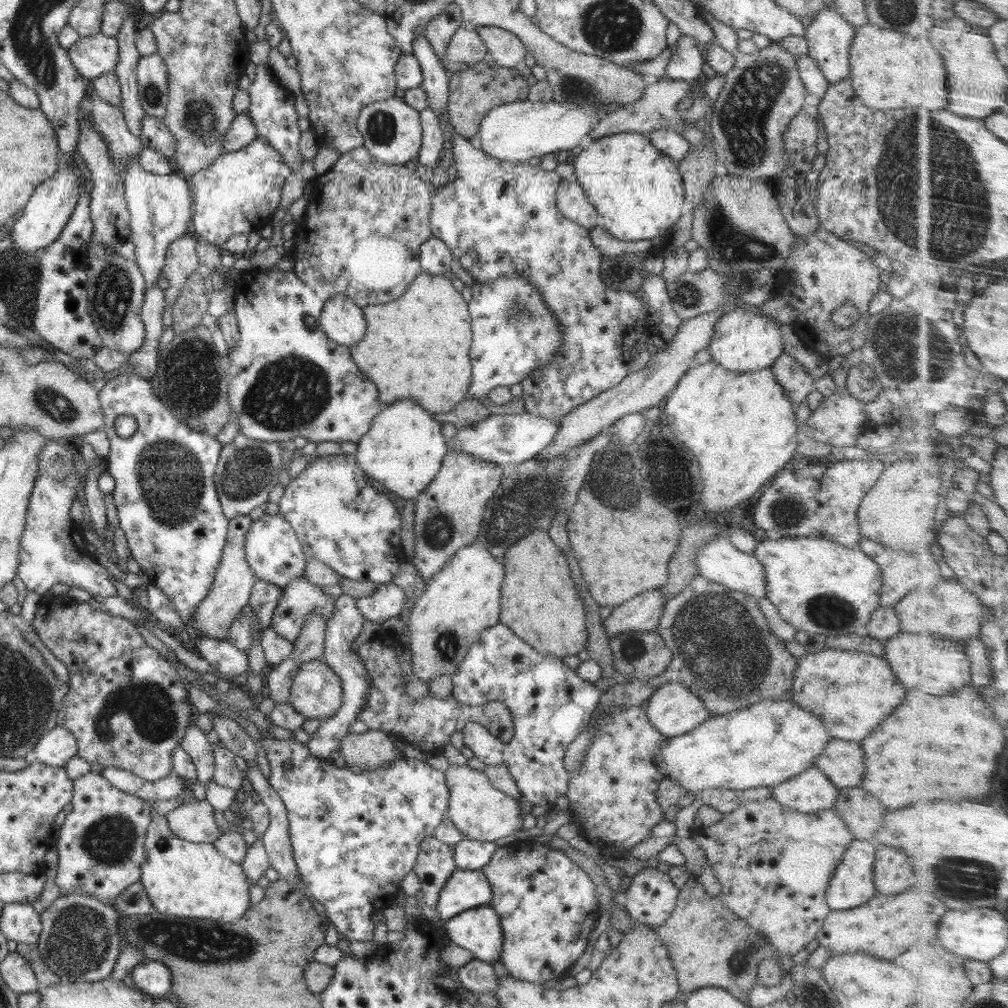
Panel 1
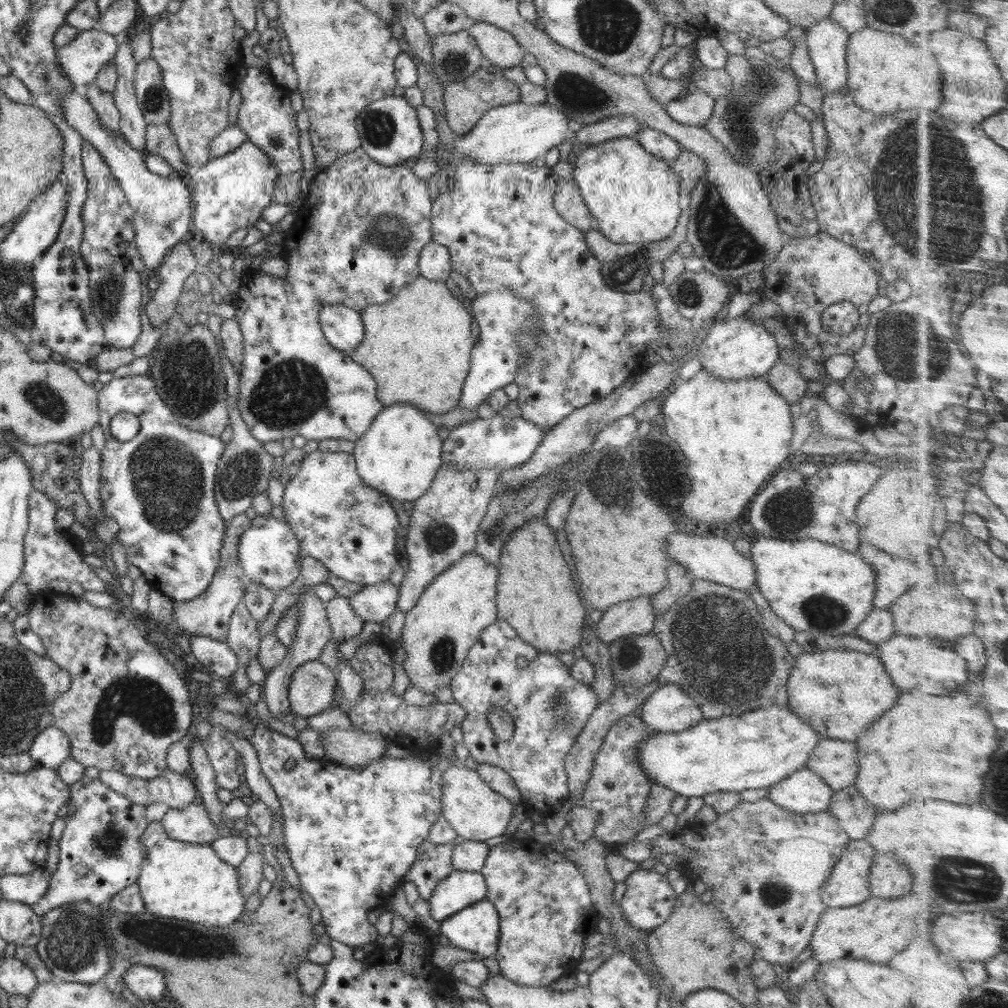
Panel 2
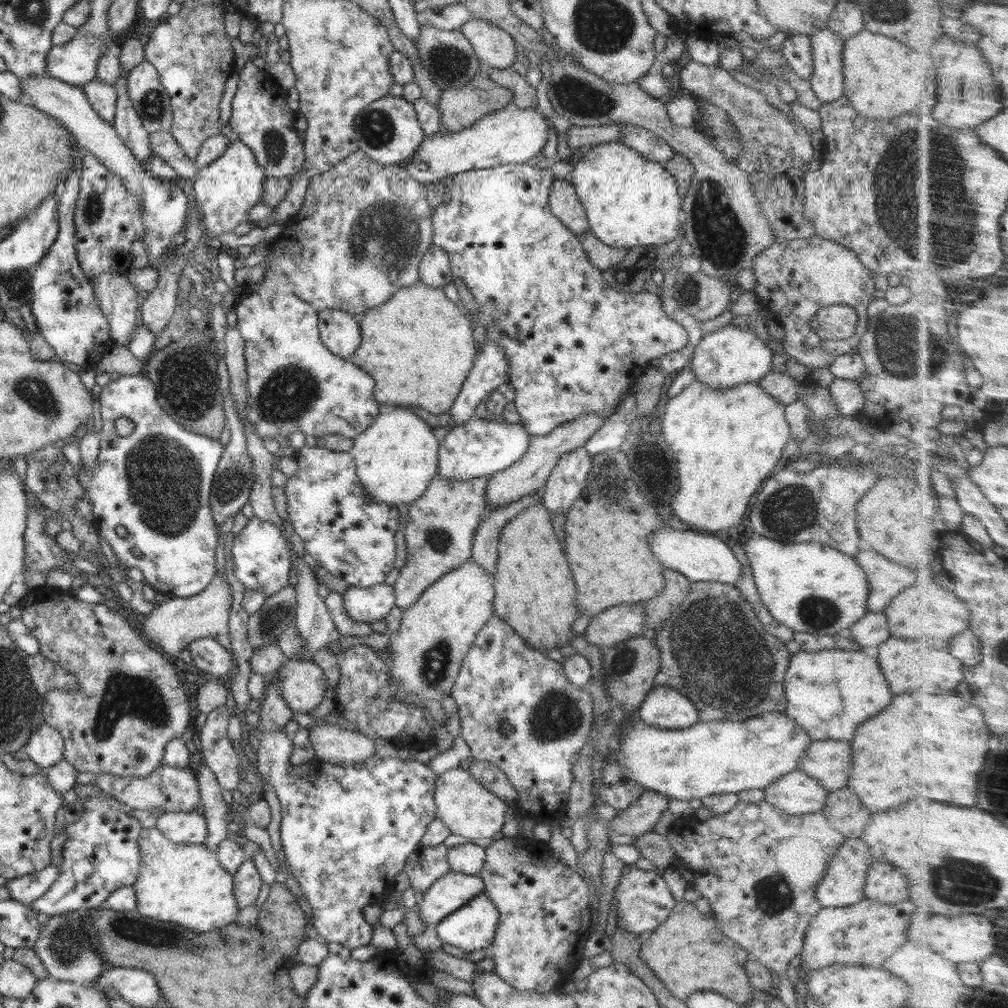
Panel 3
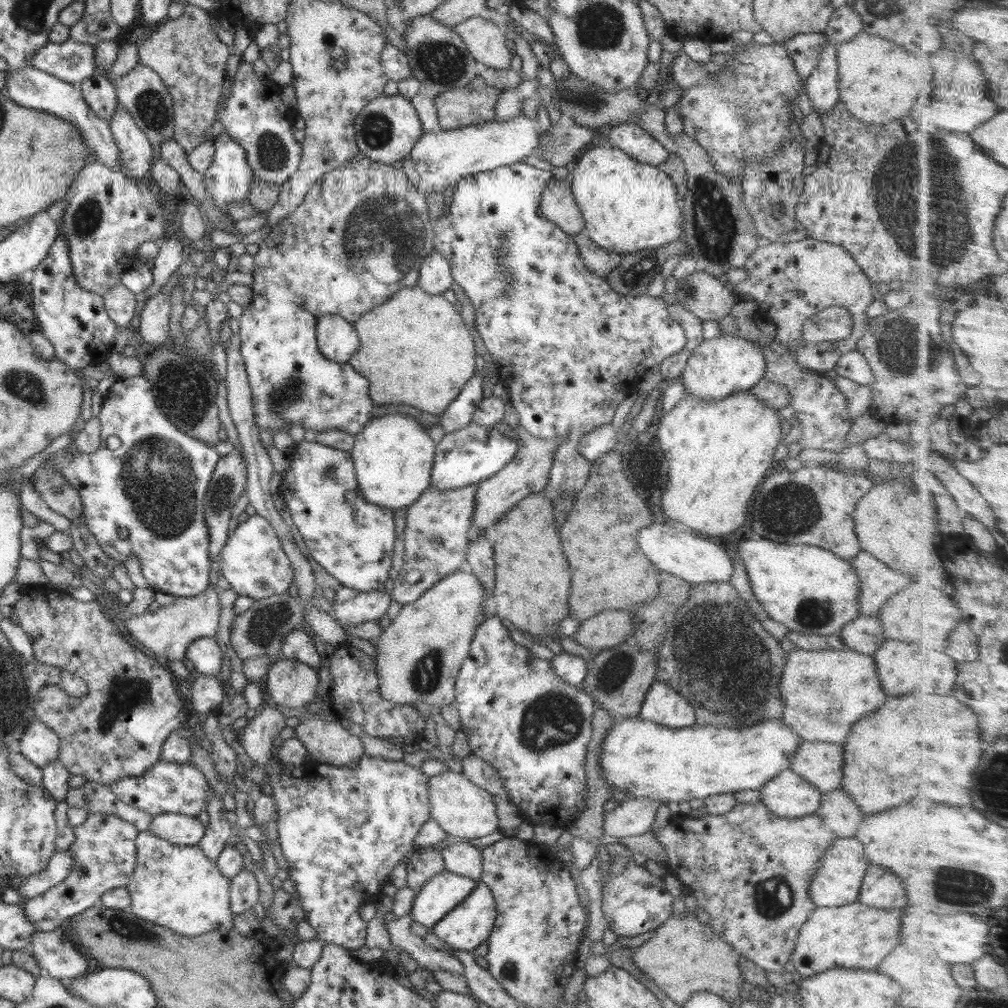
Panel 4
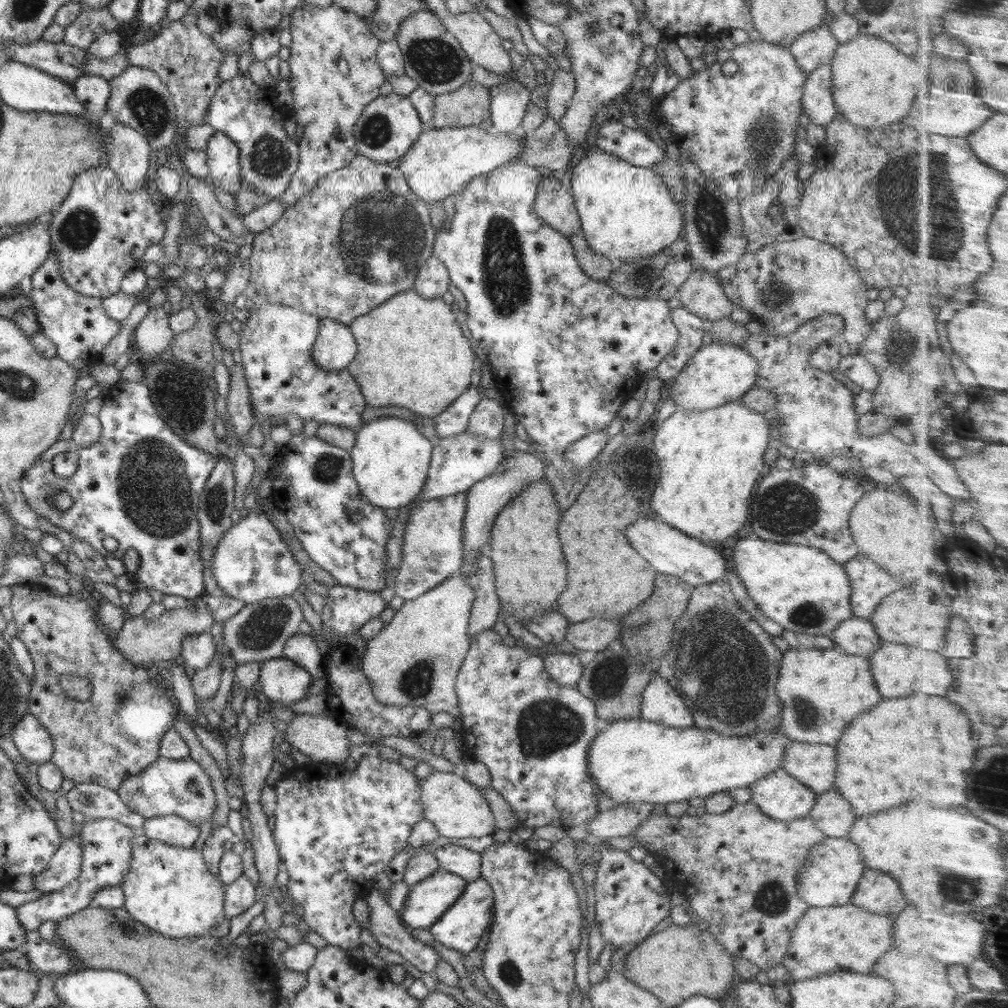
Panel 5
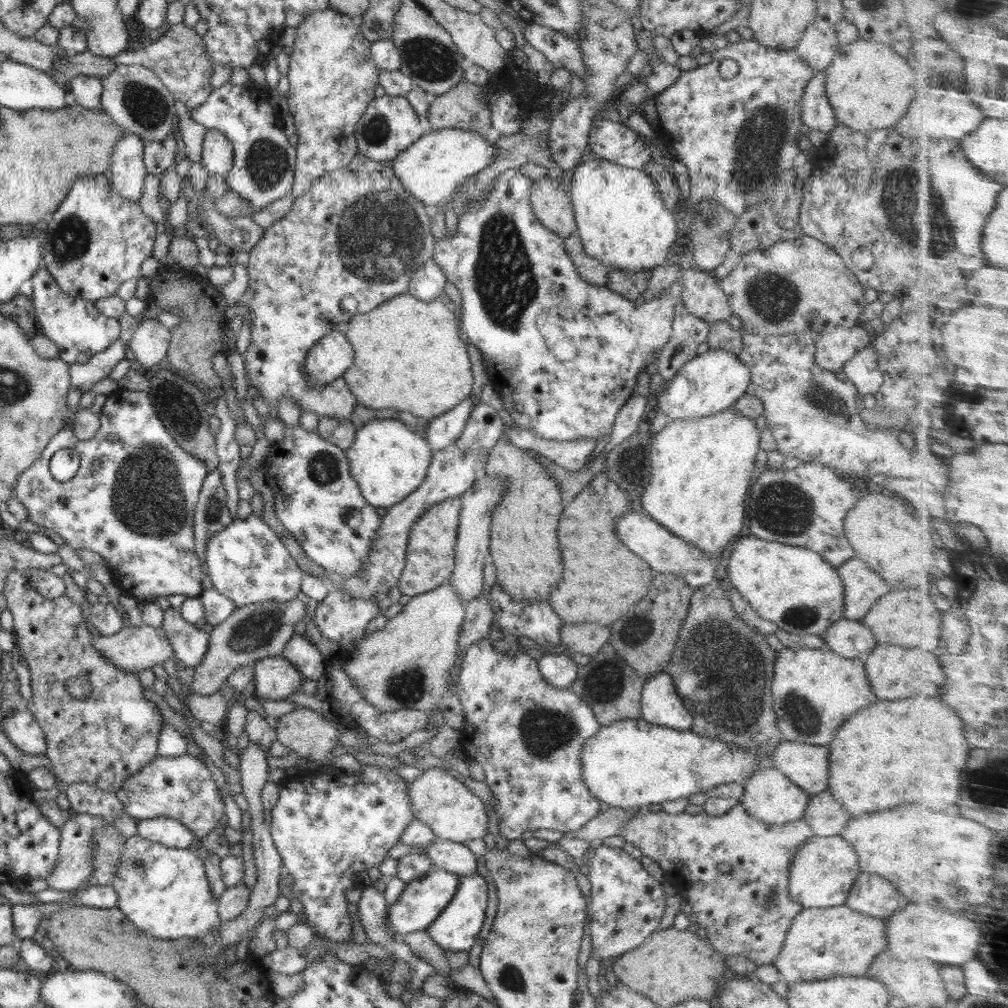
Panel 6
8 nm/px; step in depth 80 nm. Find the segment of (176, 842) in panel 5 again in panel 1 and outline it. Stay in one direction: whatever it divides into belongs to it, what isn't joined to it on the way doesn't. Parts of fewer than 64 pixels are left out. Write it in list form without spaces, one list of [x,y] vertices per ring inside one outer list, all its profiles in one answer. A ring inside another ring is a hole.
[[[206,800],[182,804],[165,817],[172,834],[182,840],[213,843],[221,835],[215,821],[215,811]]]

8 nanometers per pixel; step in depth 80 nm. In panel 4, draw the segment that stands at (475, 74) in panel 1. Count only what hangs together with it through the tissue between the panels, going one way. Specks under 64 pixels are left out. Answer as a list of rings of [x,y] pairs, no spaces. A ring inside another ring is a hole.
[[[477,74],[467,86],[433,95],[439,125],[452,130],[493,120],[501,92]]]

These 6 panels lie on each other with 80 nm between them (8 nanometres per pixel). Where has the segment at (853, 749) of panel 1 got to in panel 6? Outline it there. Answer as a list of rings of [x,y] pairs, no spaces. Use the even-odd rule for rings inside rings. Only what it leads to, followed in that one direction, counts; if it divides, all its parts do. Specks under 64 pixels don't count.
[[[782,741],[771,754],[770,765],[784,773],[808,796],[829,790],[829,750],[826,746]]]

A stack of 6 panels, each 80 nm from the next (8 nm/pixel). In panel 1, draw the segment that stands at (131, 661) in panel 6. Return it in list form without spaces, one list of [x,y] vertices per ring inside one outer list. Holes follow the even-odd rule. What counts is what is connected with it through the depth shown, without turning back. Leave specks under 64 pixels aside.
[[[238,515],[229,519],[227,541],[222,551],[222,558],[216,567],[210,592],[204,597],[199,607],[196,607],[193,614],[193,628],[204,632],[210,638],[226,640],[233,619],[248,605],[250,593],[258,580],[254,571],[249,568],[245,555],[245,536],[251,524],[252,520],[248,515]]]

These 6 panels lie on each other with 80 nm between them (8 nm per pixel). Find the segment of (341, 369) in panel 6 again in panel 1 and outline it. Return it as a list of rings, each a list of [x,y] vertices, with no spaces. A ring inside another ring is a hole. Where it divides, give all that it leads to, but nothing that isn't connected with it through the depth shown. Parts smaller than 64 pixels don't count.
[[[345,294],[325,301],[320,325],[326,337],[348,347],[362,340],[367,328],[363,310]]]

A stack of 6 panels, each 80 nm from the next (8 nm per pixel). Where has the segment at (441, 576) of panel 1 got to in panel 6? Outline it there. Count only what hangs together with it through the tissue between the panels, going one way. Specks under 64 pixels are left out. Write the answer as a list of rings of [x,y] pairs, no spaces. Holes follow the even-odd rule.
[[[448,582],[430,592],[410,598],[402,611],[387,619],[380,630],[365,633],[357,641],[357,649],[350,652],[350,660],[344,664],[344,673],[356,683],[364,700],[380,713],[394,713],[408,709],[430,712],[434,708],[442,710],[445,724],[461,731],[464,725],[464,711],[456,695],[452,670],[459,664],[459,634],[466,616],[466,600],[461,600],[456,589]]]

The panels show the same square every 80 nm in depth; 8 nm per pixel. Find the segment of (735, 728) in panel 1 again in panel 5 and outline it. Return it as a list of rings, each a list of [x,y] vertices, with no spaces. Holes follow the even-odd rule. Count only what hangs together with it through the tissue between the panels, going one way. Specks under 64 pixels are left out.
[[[621,719],[607,724],[589,744],[587,773],[604,795],[618,805],[632,802],[648,802],[668,805],[688,801],[690,798],[706,798],[717,793],[727,793],[732,788],[746,788],[760,777],[780,768],[785,748],[792,742],[784,733],[758,731],[748,737],[722,737],[714,731],[697,727],[676,729],[643,719]]]

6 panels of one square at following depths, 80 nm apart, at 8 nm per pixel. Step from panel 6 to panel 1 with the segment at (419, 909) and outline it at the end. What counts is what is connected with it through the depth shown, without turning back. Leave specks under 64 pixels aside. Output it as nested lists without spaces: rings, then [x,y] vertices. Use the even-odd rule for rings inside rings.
[[[456,869],[441,888],[437,905],[439,917],[448,920],[469,908],[490,904],[492,887],[481,870]]]

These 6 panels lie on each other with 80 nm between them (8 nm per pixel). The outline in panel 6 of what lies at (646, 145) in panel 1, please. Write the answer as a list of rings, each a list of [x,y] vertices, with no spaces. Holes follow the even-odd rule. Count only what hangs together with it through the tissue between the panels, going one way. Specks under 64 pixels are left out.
[[[585,157],[574,168],[571,185],[569,196],[572,200],[572,207],[574,207],[576,234],[579,235],[584,245],[584,251],[591,258],[602,261],[613,270],[638,272],[658,268],[668,260],[668,255],[674,250],[676,244],[683,240],[681,216],[674,210],[666,208],[658,185],[643,169],[630,168],[599,158]]]

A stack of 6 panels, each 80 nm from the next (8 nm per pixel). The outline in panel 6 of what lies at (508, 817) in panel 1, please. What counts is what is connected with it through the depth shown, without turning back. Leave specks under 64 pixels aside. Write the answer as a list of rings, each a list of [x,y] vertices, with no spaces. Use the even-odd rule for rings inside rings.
[[[438,767],[422,770],[409,787],[408,797],[414,818],[429,826],[438,838],[463,843],[483,838],[488,833],[488,814],[483,801],[468,789],[466,783],[446,771]]]

